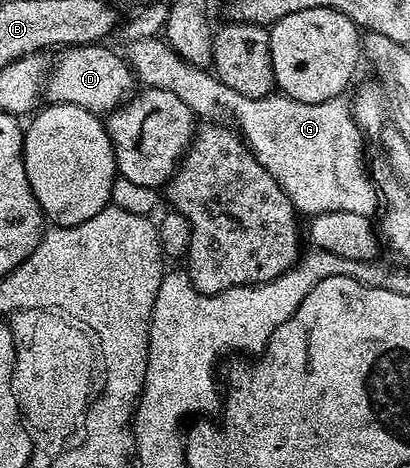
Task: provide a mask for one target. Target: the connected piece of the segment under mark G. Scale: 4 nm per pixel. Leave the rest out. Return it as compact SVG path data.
M160 36L138 38L138 42L127 44L126 59L132 68L133 77L136 77L139 83L141 80L141 85L170 90L170 94L178 94L178 98L182 98L182 102L190 106L192 115L203 121L231 122L235 131L240 133L244 143L254 154L254 158L258 158L262 167L284 188L297 213L308 212L309 217L314 217L334 210L354 210L354 214L366 214L370 217L377 215L378 188L370 172L368 176L367 170L364 169L365 133L356 122L353 105L349 101L347 104L343 95L313 104L291 100L289 96L283 94L273 94L266 98L245 98L243 94L230 90L230 86L226 86L211 71L195 68L193 64L185 62L168 45L167 40Z

